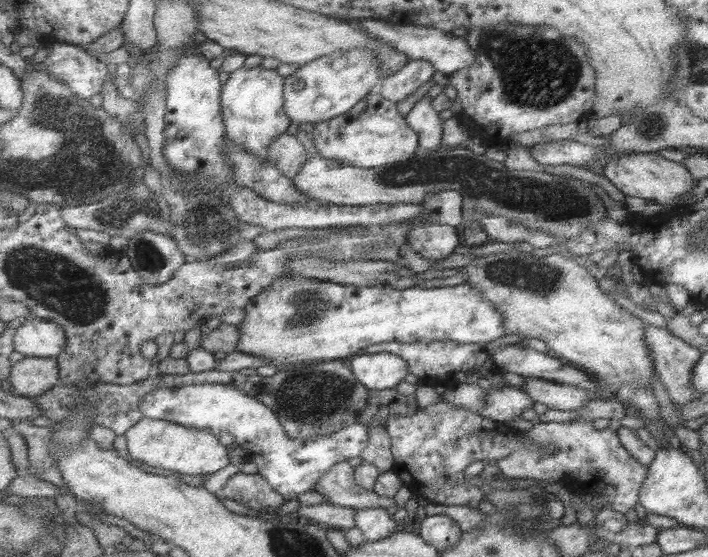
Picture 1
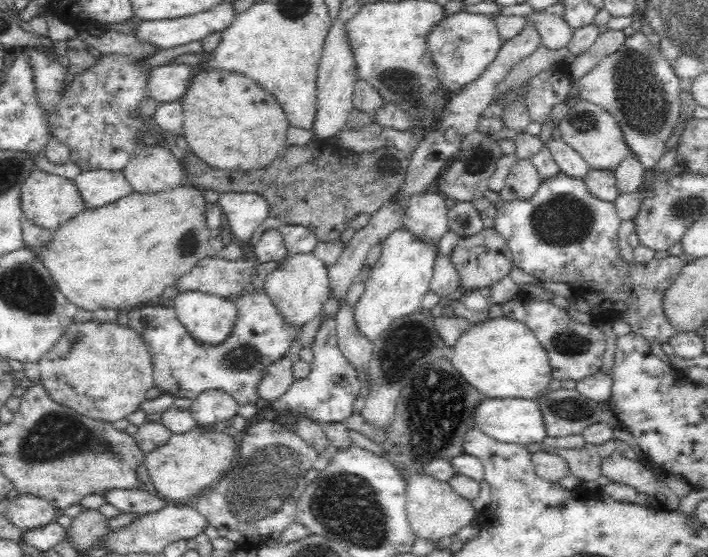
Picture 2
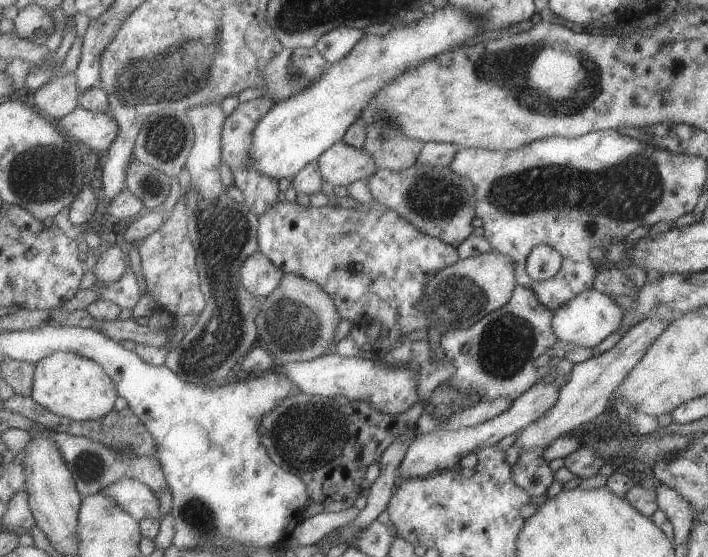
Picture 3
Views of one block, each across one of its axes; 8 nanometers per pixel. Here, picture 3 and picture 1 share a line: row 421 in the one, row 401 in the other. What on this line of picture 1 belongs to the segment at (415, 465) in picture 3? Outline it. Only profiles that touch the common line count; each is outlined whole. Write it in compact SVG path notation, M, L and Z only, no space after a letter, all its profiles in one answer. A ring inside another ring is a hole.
M509 384L501 390L487 390L487 406L477 410L483 417L505 423L510 418L521 416L527 408L533 408L533 399L521 387Z

